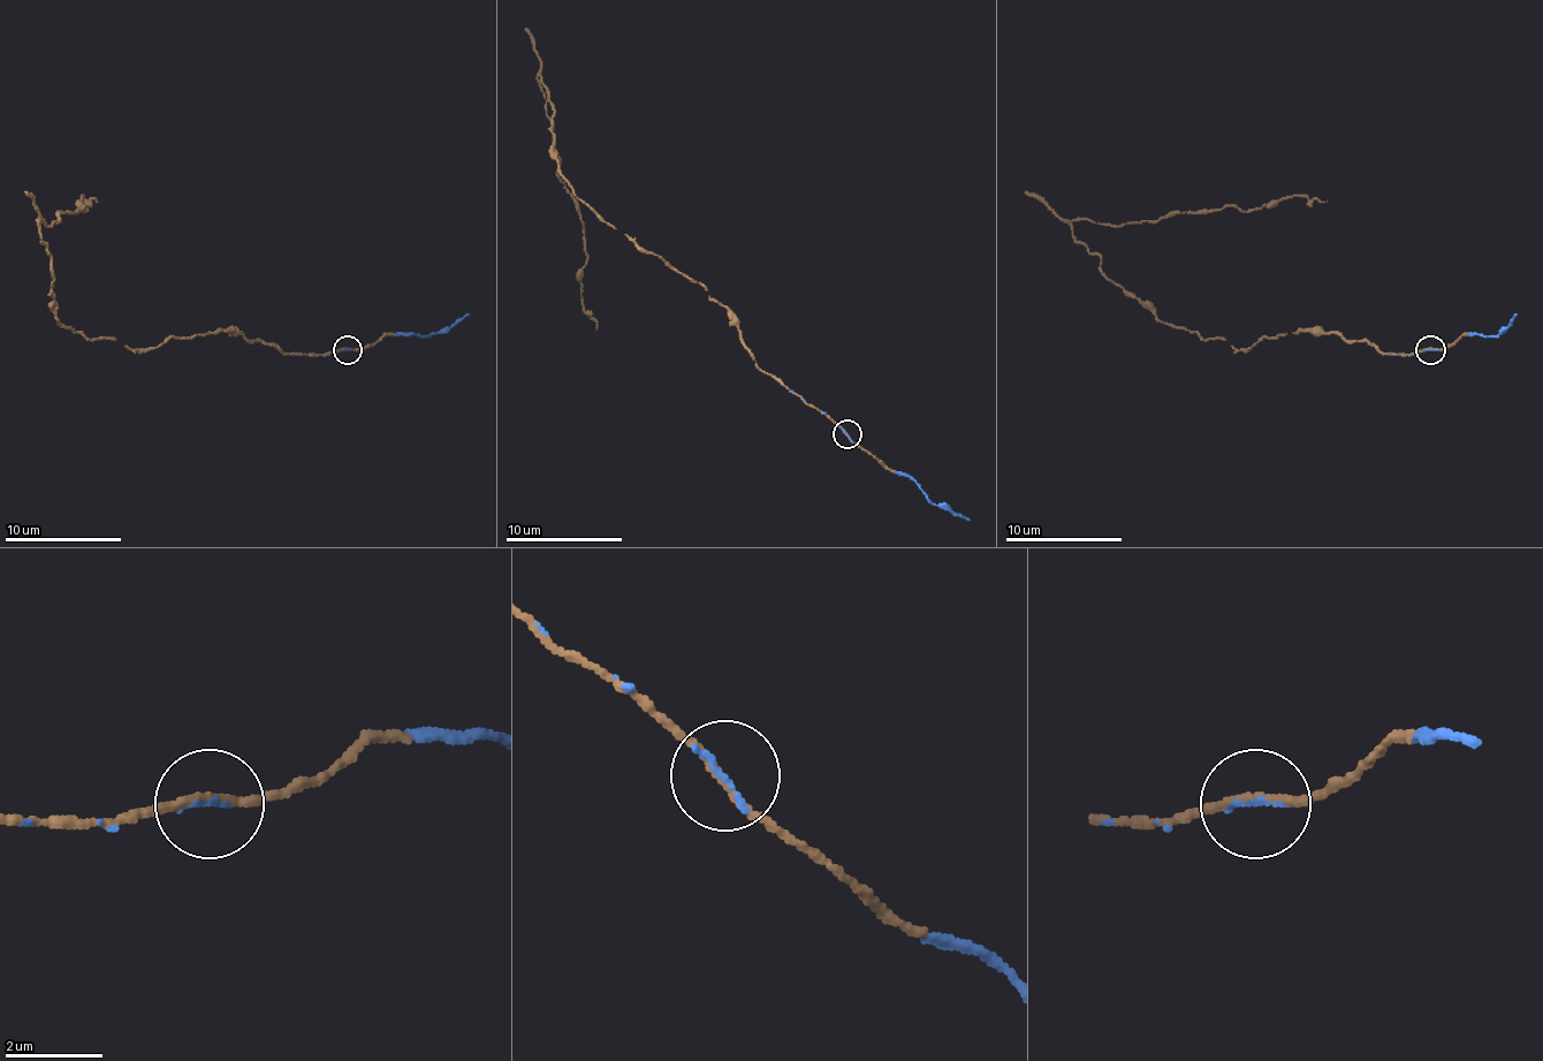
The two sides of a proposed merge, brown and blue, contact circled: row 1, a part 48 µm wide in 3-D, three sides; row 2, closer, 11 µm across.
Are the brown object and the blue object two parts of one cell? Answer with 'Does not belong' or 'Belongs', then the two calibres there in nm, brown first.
Belongs. Thickness 160 nm (brown) against 120 nm

